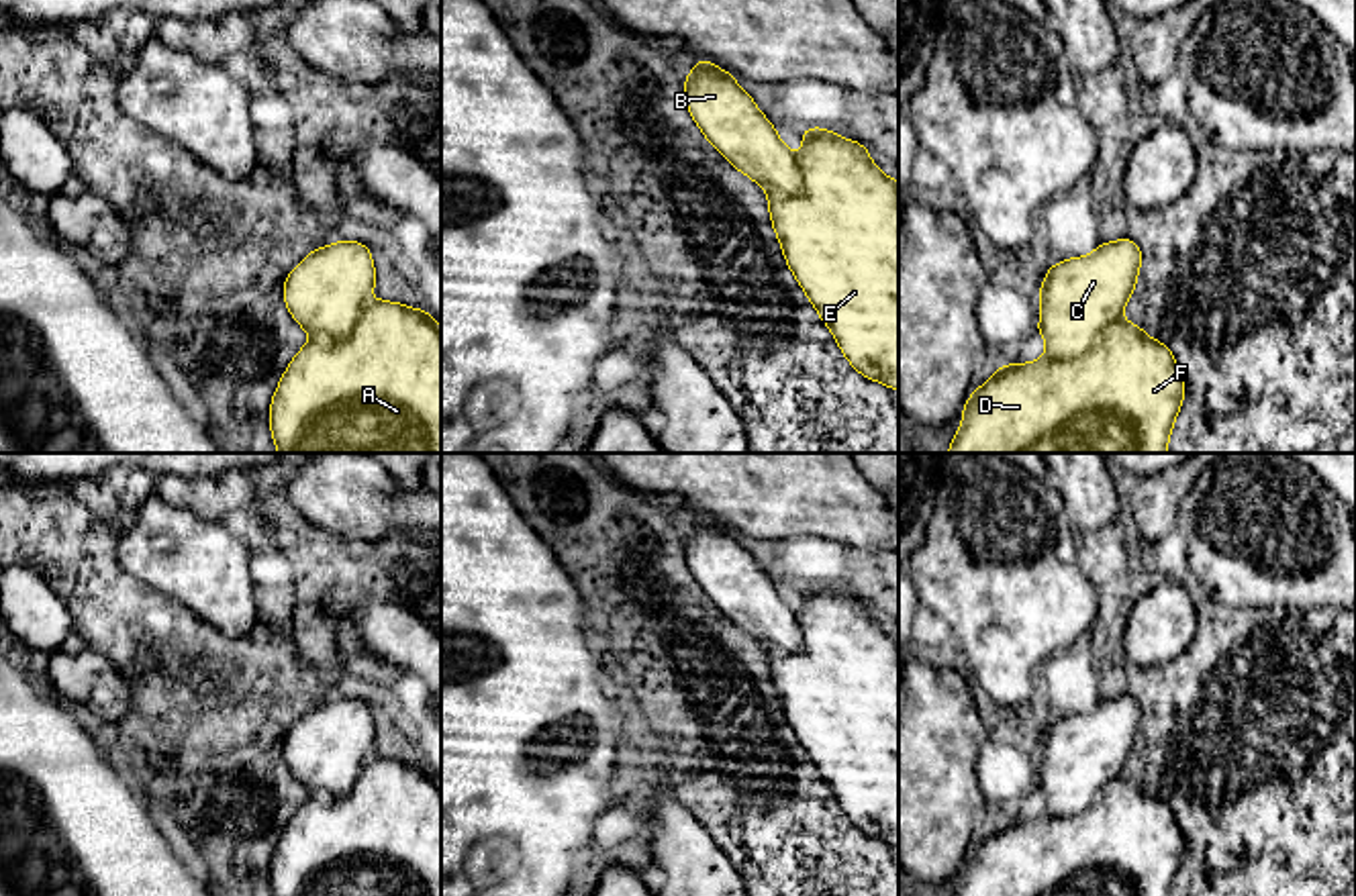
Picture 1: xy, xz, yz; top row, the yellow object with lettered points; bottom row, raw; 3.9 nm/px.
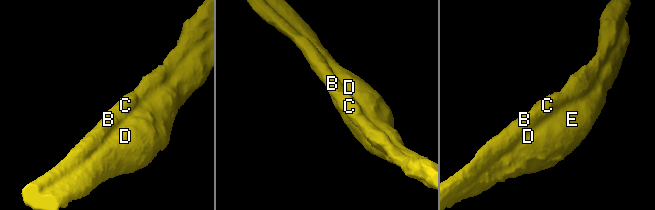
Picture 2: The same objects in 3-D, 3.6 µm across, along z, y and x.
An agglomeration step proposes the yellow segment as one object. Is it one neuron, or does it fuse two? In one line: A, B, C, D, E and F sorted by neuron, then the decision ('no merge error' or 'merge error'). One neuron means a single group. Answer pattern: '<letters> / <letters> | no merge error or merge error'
A B C D E F | no merge error

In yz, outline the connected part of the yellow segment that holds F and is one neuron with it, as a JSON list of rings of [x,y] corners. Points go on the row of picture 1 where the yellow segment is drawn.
[[[1131,239],[1099,243],[1091,255],[1052,265],[1037,294],[1042,316],[1035,331],[1046,339],[1046,355],[995,369],[966,400],[964,422],[948,453],[1166,453],[1184,400],[1184,378],[1164,343],[1121,316],[1133,294],[1140,265],[1142,251]]]

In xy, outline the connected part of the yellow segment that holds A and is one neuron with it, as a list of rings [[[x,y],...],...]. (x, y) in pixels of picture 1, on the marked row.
[[[355,241],[312,249],[286,278],[284,302],[310,335],[280,378],[270,406],[278,453],[441,453],[441,329],[429,310],[374,296],[372,251]]]

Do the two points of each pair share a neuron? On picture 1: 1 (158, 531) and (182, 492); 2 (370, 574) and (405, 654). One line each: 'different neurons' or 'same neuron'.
1: different neurons
2: same neuron

